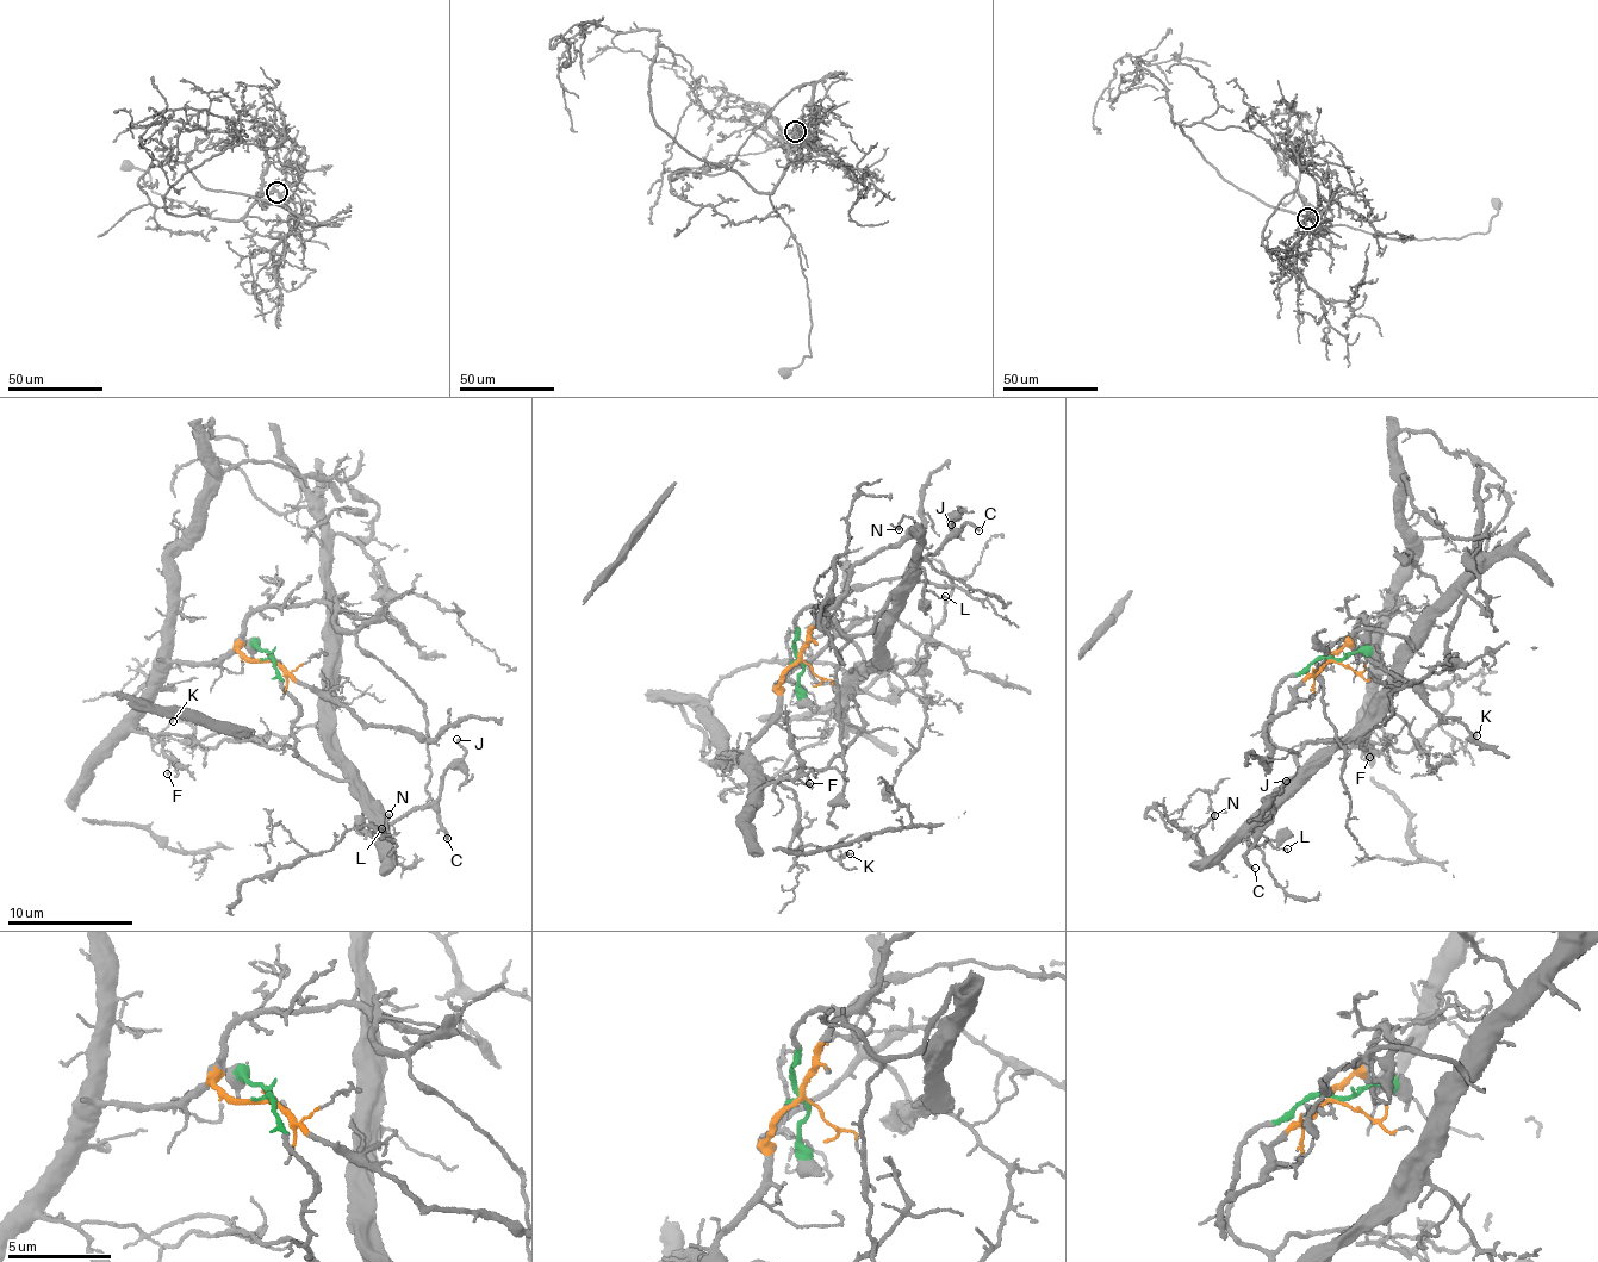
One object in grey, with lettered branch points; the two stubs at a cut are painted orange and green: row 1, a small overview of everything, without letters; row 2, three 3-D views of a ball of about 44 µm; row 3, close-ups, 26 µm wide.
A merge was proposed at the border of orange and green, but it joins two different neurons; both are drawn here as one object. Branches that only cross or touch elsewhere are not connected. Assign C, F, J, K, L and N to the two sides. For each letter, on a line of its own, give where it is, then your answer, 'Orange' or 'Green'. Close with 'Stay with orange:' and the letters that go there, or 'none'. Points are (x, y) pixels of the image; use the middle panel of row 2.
C: Place: (978, 530). Green
F: Place: (809, 783). Orange
J: Place: (951, 524). Green
K: Place: (850, 853). Orange
L: Place: (945, 596). Green
N: Place: (899, 529). Green
Stay with orange: F, K

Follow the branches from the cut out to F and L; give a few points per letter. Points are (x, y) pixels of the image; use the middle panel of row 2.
F: (800, 661), (782, 675), (775, 713), (752, 745), (750, 758), (763, 788), (759, 791), (785, 777), (809, 784)
L: (800, 661), (797, 616), (810, 607), (845, 634), (860, 635), (921, 566), (925, 585), (945, 597)

